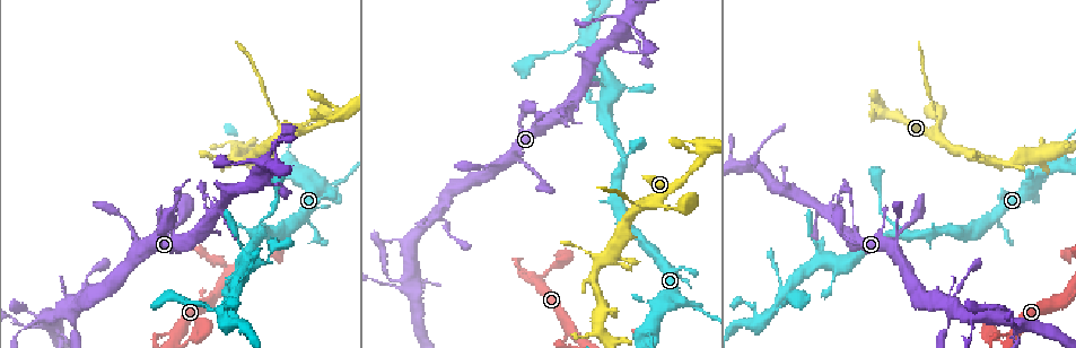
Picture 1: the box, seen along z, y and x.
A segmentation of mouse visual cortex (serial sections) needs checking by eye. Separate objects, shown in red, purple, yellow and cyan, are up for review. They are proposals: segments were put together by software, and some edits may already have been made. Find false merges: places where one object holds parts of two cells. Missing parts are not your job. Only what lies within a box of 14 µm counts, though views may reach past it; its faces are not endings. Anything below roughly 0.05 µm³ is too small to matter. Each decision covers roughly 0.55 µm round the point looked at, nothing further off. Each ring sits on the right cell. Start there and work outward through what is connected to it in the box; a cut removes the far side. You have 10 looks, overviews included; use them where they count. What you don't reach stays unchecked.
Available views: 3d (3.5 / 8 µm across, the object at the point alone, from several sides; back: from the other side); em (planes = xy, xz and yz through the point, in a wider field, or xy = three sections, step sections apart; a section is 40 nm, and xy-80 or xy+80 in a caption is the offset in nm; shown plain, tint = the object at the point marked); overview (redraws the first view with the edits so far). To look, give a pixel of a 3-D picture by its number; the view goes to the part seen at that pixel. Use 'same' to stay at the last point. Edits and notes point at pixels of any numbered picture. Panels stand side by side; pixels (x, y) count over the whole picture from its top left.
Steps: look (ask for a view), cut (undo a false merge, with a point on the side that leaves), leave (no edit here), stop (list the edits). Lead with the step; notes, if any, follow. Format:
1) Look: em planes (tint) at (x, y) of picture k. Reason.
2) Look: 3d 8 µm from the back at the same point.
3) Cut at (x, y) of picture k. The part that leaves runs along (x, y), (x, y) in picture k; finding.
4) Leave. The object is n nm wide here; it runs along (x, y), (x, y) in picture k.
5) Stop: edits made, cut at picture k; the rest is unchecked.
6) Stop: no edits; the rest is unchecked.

Look: 3d 3.5 µm from the back at (289, 145) of picture 1. Calibre changes.

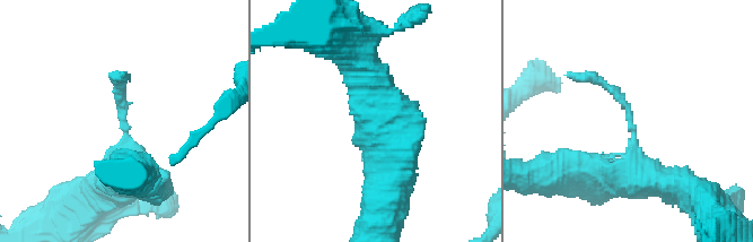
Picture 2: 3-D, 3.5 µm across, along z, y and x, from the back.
Look: em xy step 1 (tint) at (629, 122) of picture 2.

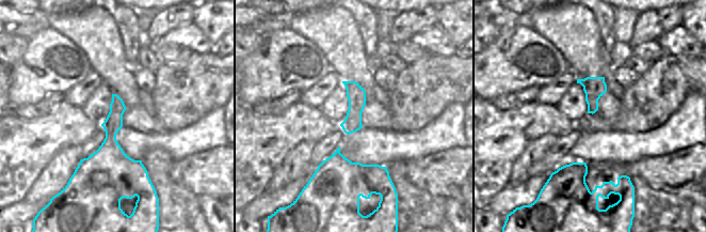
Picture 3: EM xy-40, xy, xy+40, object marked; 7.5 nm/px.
Leave. It runs along (120, 182), (123, 71) in picture 2; all the same cell.

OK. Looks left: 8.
Look: 3d 3.5 µm at (498, 164) of picture 1. Three-way junction.

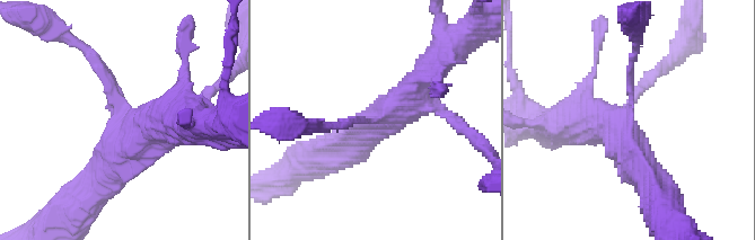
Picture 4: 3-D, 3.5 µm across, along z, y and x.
Look: em xy step 3 (tint) at (377, 122) of picture 4. 3 arms meet here; the arms are 150, 400, 450 nm wide.

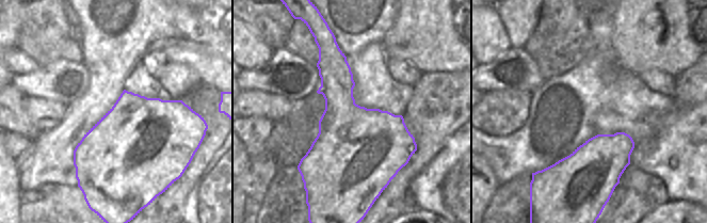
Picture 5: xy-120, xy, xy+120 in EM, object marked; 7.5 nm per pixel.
Look: em planes (tint) at the same point. Cut it another way.

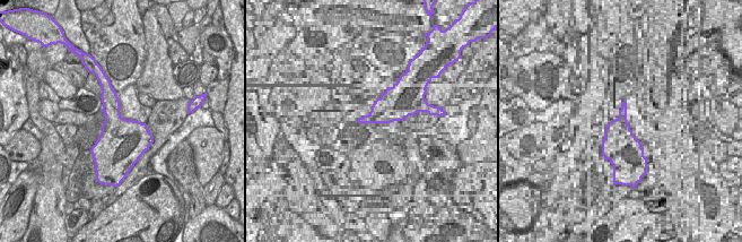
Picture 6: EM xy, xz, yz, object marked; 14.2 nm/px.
Leave. It runs along (174, 123), (139, 136), (87, 53) in picture 4; one cell here.

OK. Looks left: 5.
Look: 3d 8 µm at (256, 178) of picture 1. Three arms meet.

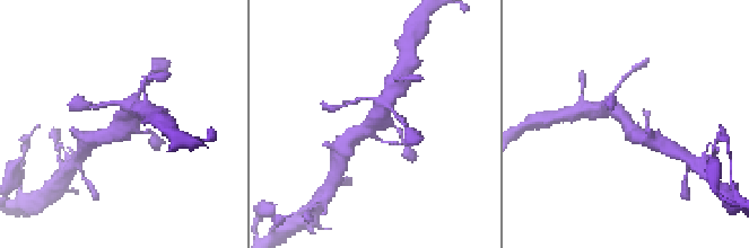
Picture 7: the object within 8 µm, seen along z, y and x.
Look: 3d 3.5 µm at (626, 124) of picture 7. Zoom in.

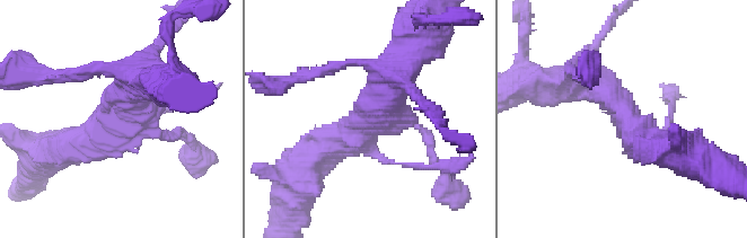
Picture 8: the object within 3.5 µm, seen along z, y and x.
Look: em xy step 5 (tint) at (118, 117) of picture 8. Shape alone is not enough.

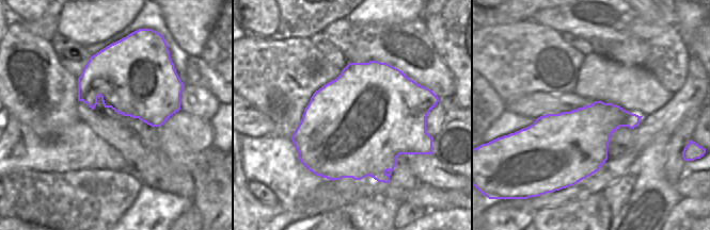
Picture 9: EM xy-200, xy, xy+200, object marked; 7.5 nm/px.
Leave. The object is 750 nm wide here; it runs along (313, 155), (378, 117), (400, 71) in picture 8; all the same cell.

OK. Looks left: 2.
Look: 3d 3.5 µm at (387, 273) of picture 1. Sudden change in width.

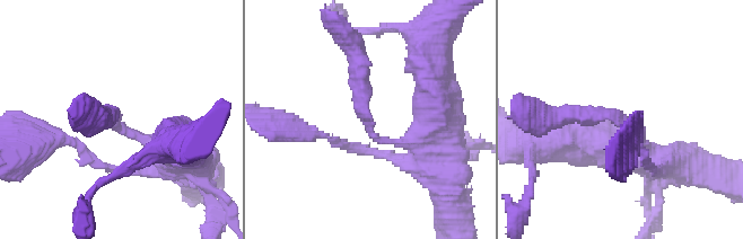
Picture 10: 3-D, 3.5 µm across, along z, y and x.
Look: em xy step 2 (tint) at (371, 125) of picture 10. The arms are 250, 300 nm wide; need the tissue.

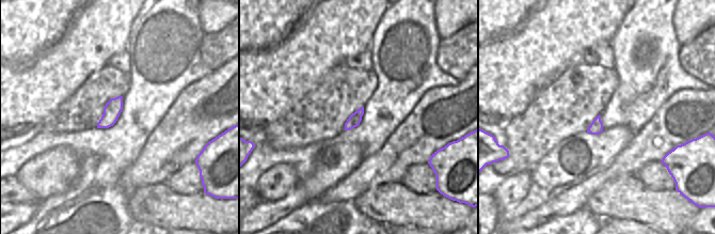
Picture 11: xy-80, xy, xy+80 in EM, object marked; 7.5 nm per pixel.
Leave. It runs along (426, 129), (409, 143), (377, 138), (356, 59) in picture 10; one cell here.

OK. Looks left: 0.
Stop: no edits; the rest is unchecked.

